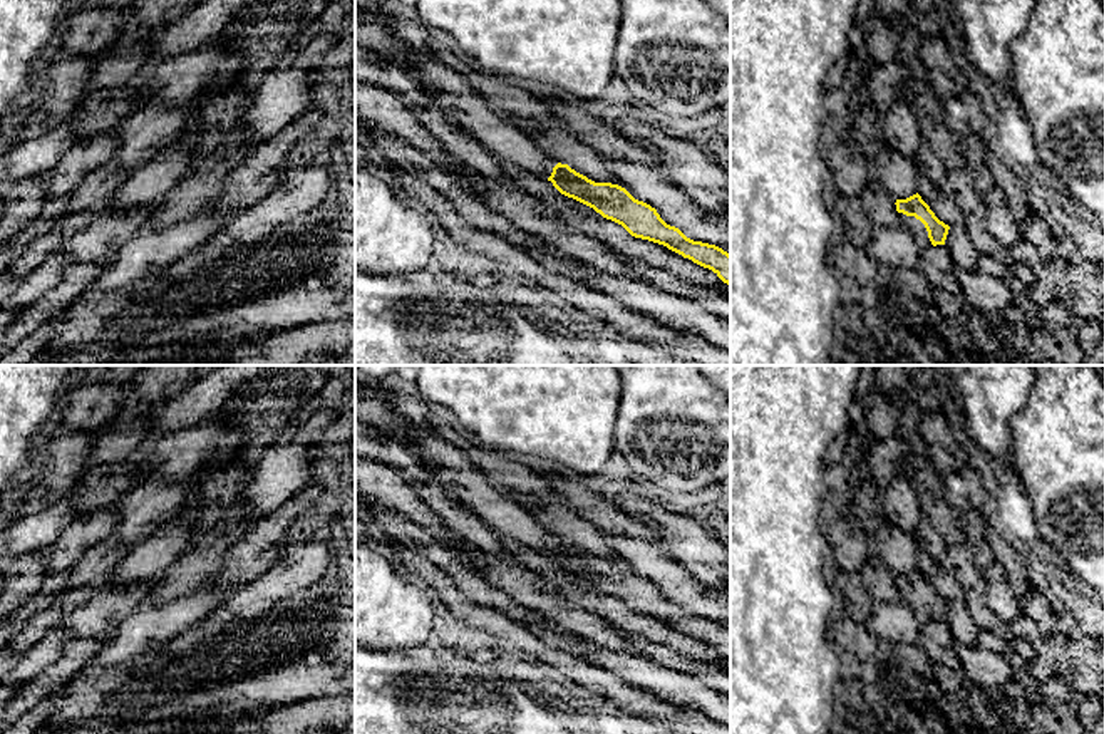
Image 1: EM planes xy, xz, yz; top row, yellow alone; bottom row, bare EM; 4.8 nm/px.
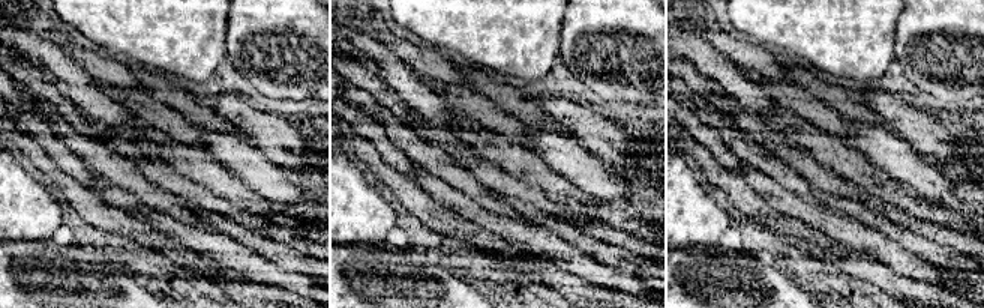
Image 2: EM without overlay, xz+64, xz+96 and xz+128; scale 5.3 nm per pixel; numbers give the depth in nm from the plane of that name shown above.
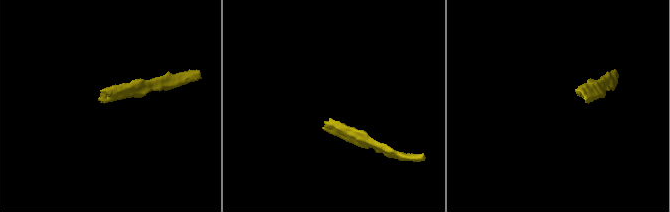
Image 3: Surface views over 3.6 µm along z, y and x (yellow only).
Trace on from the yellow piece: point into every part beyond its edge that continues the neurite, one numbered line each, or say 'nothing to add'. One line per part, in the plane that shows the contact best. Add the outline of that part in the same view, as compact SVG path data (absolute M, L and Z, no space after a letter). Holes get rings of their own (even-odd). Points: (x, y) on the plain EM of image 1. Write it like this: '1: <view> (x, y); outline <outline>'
1: yz (912, 599); outline M898 588L898 590L900 590L900 598L905 600L915 610L921 623L931 620L928 613L928 607L920 595L916 595L915 592L906 592L903 588Z

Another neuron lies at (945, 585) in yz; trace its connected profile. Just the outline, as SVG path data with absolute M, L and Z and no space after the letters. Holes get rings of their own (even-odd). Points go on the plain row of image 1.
M921 551L918 558L918 570L930 582L935 592L945 600L953 602L963 598L967 590L955 576L952 576L940 566L938 560L933 560L931 556Z

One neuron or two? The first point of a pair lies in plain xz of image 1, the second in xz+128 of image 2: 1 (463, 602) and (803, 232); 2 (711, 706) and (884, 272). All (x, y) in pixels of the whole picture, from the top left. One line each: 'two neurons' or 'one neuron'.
1: one neuron
2: two neurons

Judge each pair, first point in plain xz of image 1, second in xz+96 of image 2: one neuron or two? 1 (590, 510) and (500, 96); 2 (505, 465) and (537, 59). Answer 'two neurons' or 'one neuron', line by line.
1: one neuron
2: two neurons

